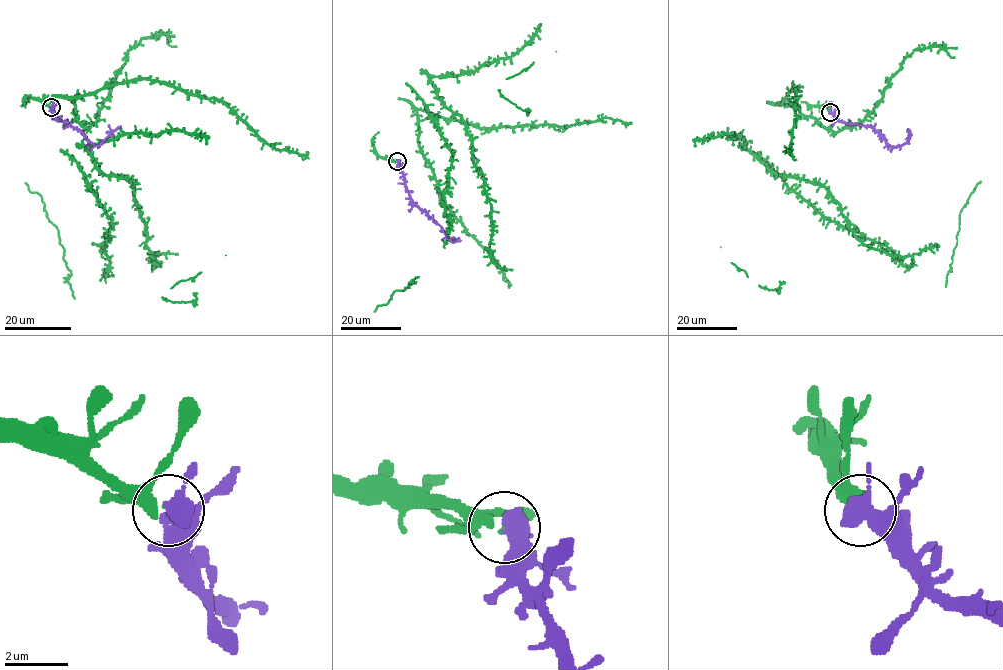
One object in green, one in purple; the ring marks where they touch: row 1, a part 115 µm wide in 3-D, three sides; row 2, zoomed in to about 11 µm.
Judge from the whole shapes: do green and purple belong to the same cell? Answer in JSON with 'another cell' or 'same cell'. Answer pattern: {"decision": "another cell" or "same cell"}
{"decision": "same cell"}

